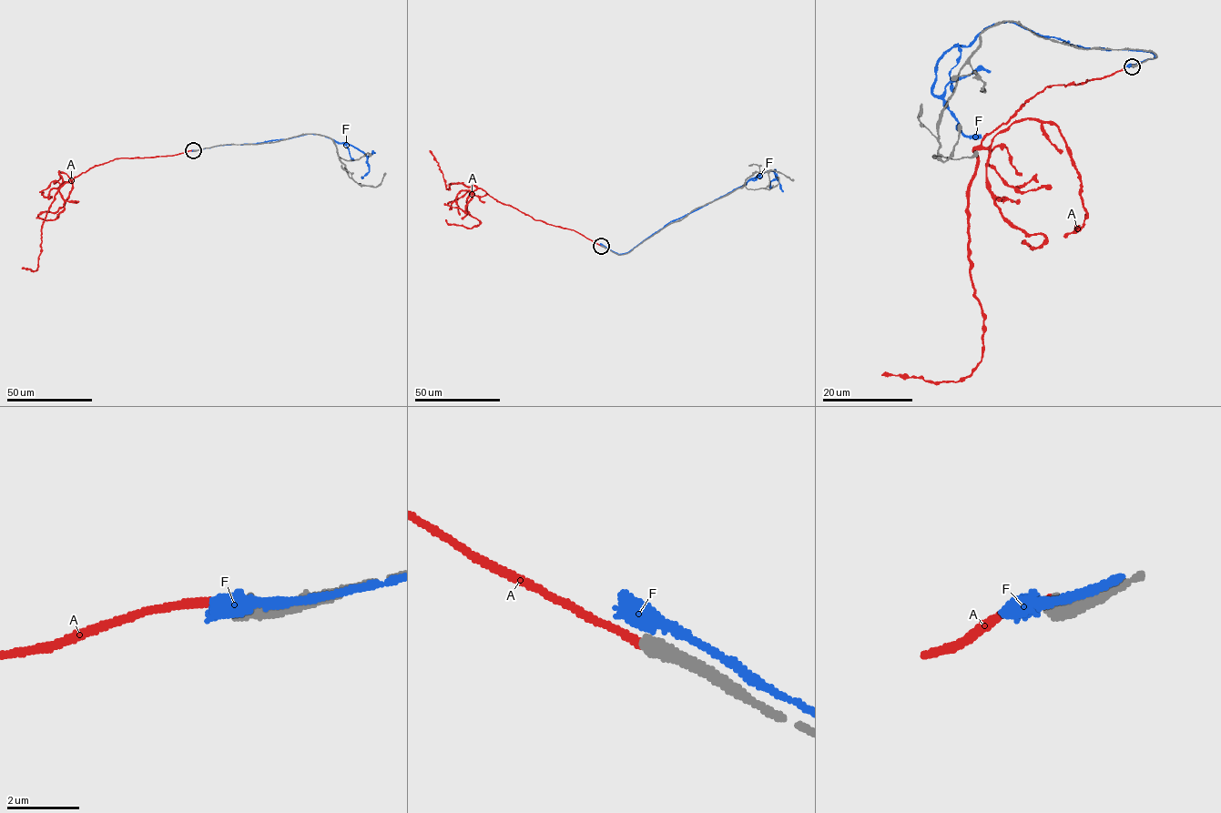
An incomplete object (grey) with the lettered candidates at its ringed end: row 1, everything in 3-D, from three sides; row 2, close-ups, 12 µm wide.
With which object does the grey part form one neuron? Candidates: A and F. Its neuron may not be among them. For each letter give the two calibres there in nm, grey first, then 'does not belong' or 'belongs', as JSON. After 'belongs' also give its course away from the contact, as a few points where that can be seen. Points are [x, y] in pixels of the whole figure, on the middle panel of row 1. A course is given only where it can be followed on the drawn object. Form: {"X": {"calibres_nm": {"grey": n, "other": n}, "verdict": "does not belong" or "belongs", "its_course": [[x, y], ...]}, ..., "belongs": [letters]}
{"A": {"calibres_nm": {"grey": 480, "other": 240}, "verdict": "does not belong"}, "F": {"calibres_nm": {"grey": 500, "other": 400}, "verdict": "does not belong"}, "belongs": []}

